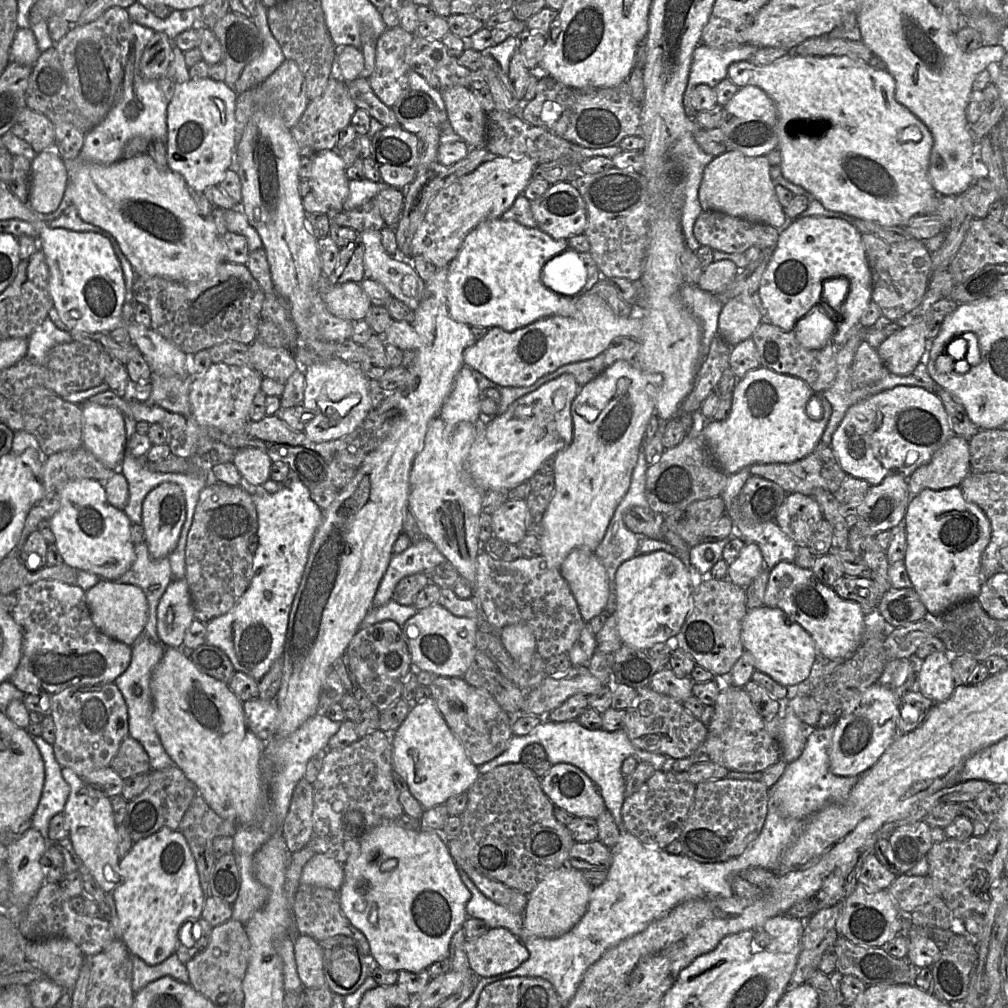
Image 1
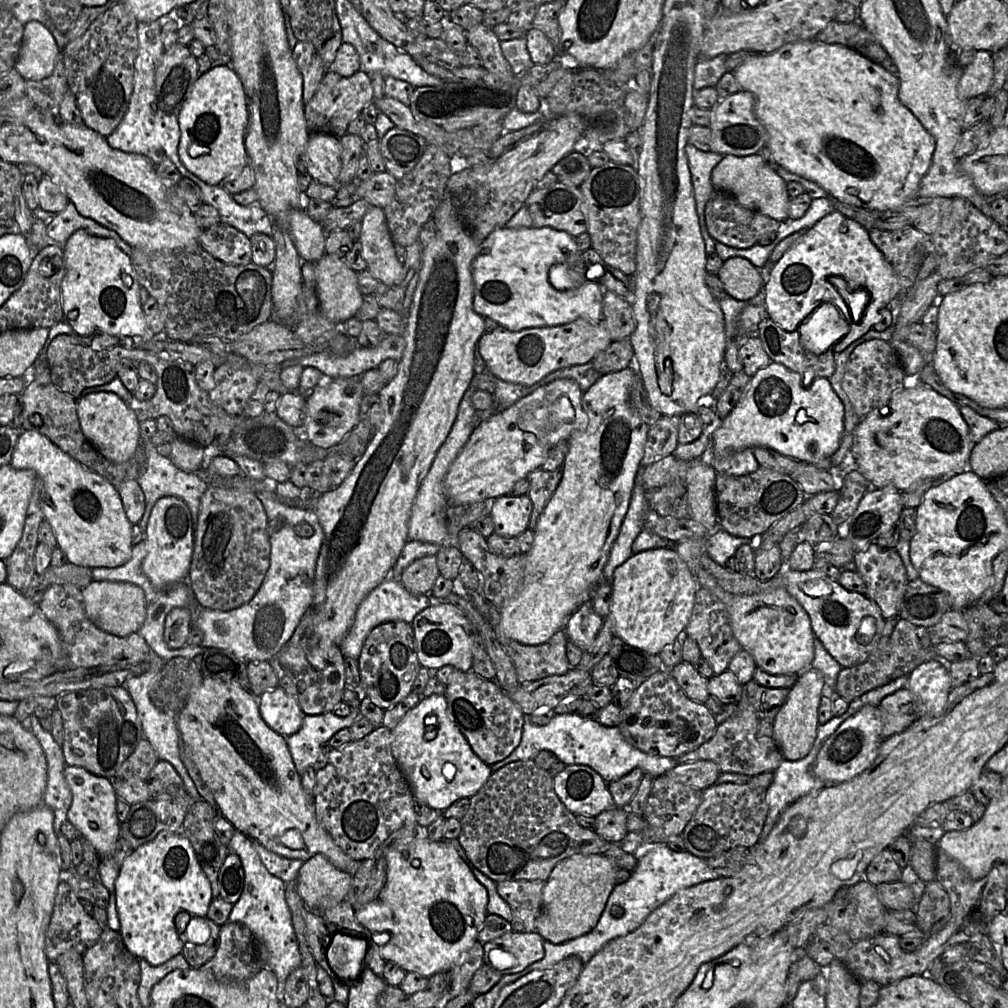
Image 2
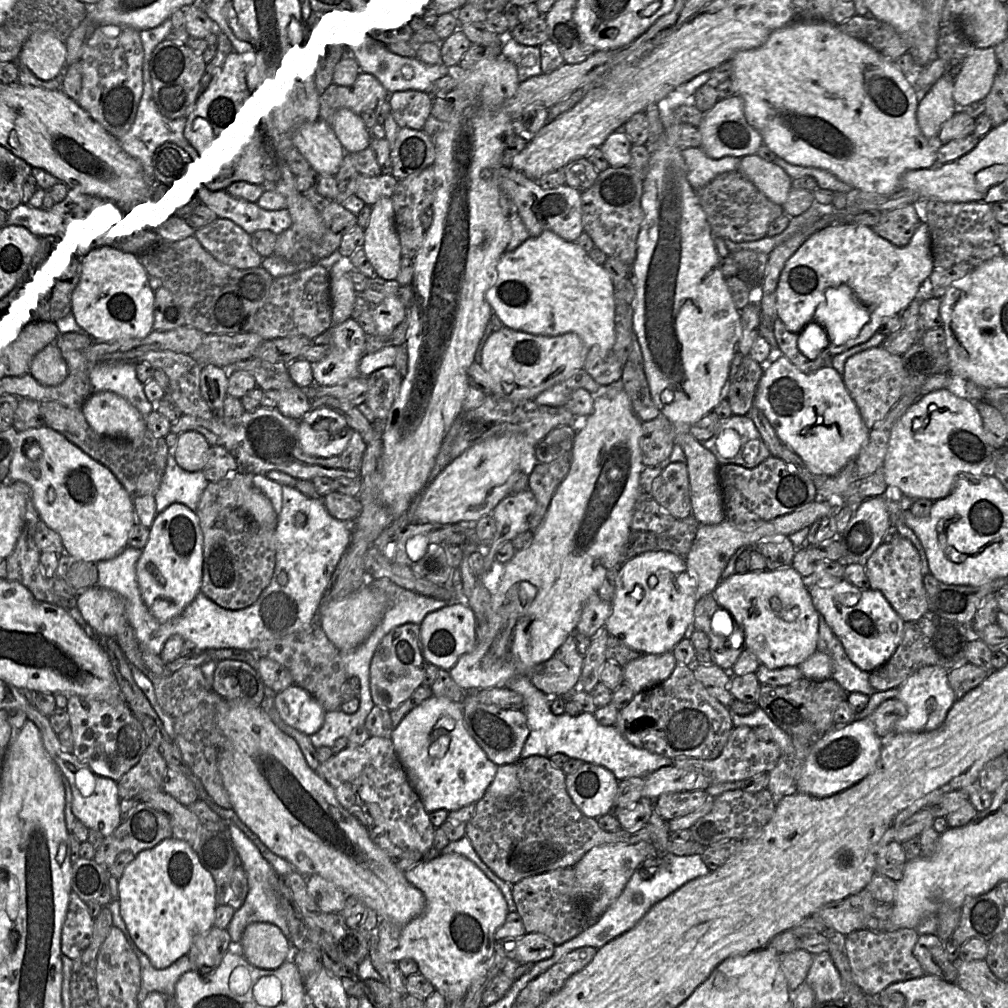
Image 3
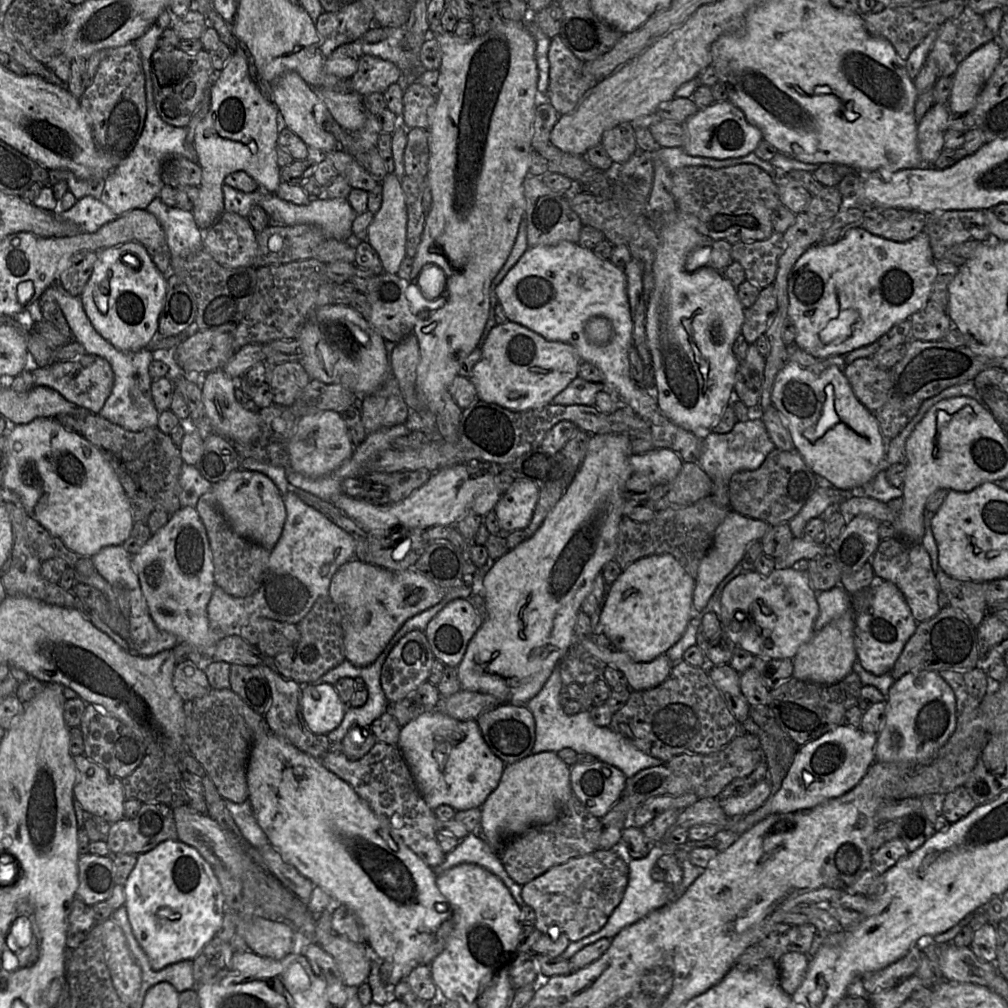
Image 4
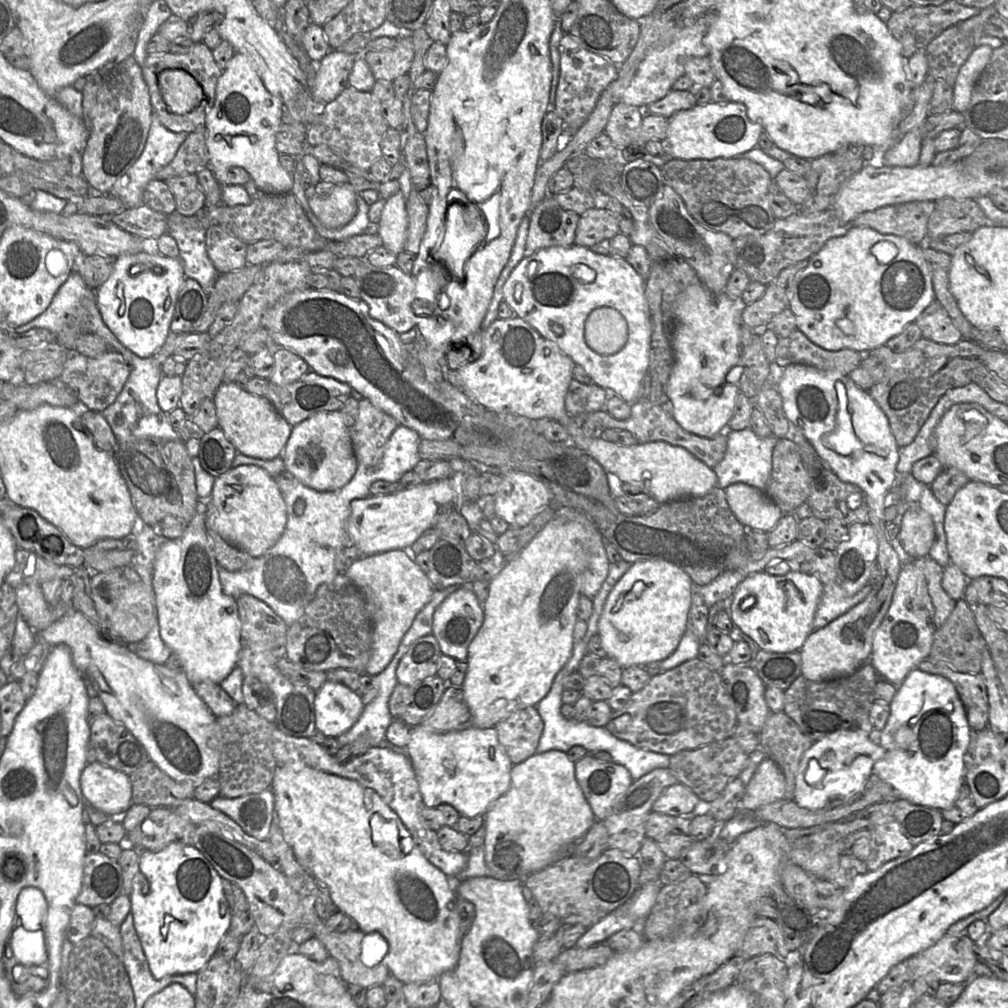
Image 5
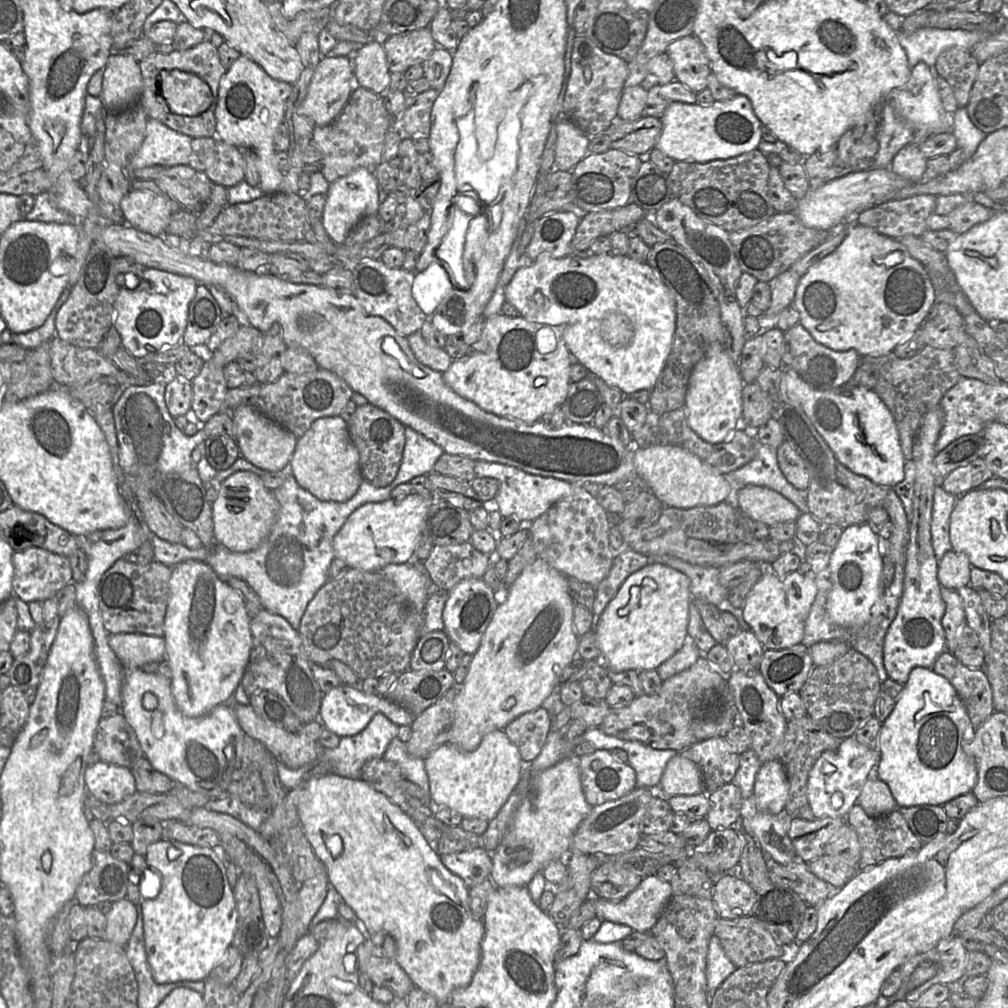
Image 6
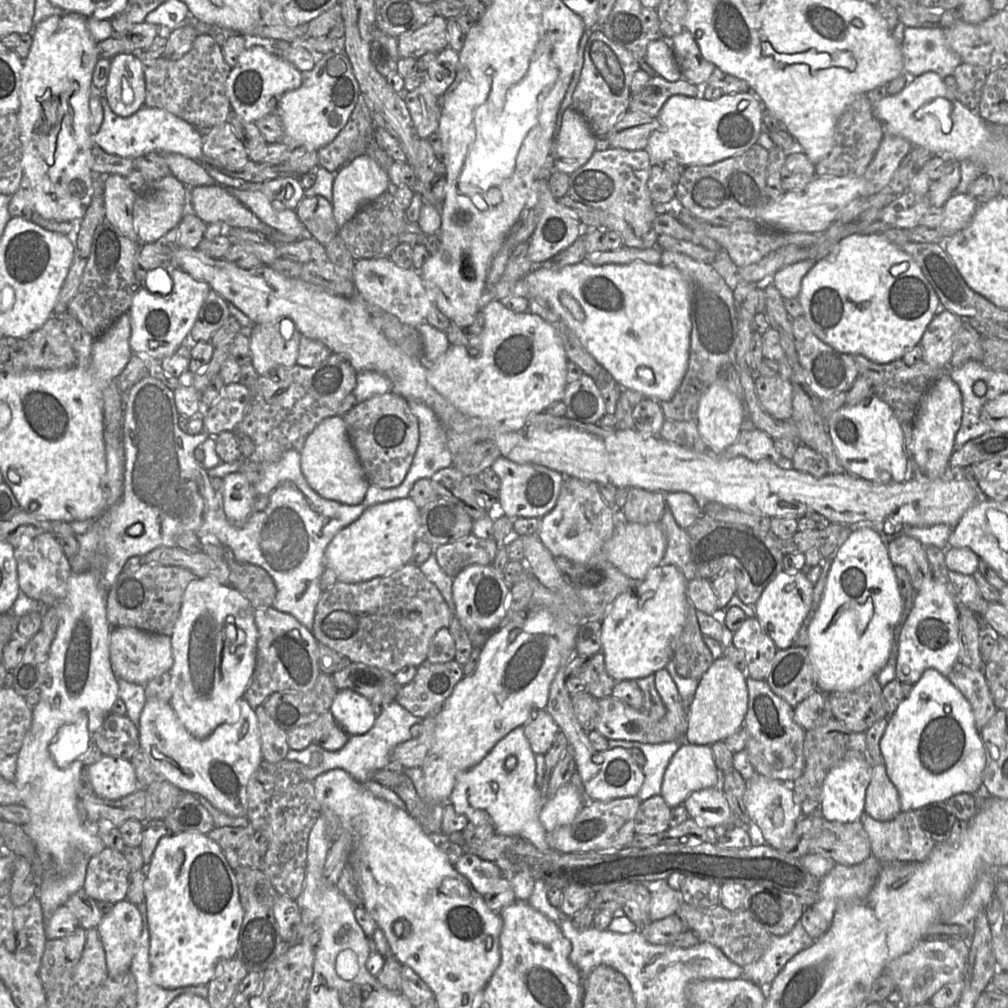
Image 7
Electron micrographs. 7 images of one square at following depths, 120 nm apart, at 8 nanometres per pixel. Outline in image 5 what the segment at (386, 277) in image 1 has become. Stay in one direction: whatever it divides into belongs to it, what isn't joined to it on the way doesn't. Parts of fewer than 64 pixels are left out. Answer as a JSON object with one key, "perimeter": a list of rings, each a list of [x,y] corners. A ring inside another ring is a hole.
{"perimeter":[[[400,190],[386,200],[380,221],[375,227],[383,247],[397,256],[404,251],[408,214],[406,200]]]}

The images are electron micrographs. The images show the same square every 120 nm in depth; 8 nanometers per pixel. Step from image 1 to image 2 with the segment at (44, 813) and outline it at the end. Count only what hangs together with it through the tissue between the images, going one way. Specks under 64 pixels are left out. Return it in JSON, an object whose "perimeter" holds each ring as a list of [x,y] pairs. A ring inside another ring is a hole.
{"perimeter":[[[34,714],[31,732],[39,741],[47,762],[47,784],[44,792],[43,805],[54,812],[53,828],[56,836],[62,834],[61,826],[67,820],[68,810],[72,803],[72,792],[65,779],[66,766],[61,746],[53,739],[51,732],[45,730],[40,719]]]}

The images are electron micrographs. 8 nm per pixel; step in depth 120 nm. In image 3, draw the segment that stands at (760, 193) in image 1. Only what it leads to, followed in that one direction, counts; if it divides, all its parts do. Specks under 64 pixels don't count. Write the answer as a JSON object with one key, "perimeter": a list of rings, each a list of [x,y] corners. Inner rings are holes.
{"perimeter":[[[752,154],[740,158],[738,172],[775,204],[786,202],[792,178],[781,167]]]}

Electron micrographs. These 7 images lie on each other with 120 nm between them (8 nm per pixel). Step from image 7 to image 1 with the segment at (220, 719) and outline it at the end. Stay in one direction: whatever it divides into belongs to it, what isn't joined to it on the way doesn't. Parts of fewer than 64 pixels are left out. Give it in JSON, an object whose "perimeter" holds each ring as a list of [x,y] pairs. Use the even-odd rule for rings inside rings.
{"perimeter":[[[164,482],[148,493],[142,504],[142,527],[145,543],[152,558],[168,558],[176,548],[186,513],[185,496],[179,485]]]}

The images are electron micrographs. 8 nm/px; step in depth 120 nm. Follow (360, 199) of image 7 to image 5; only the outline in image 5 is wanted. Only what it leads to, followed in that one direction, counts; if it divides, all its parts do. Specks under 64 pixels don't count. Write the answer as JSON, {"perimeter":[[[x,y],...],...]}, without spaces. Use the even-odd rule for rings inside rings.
{"perimeter":[[[349,183],[336,184],[331,195],[326,198],[315,194],[309,197],[309,206],[325,227],[338,229],[355,217],[358,195]]]}

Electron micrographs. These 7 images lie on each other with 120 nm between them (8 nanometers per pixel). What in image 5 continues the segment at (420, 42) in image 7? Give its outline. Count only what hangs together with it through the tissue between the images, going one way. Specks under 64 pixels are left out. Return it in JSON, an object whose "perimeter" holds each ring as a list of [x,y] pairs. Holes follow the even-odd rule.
{"perimeter":[[[399,37],[393,48],[366,51],[362,56],[368,63],[376,81],[394,81],[397,77],[408,73],[412,65],[414,58],[412,37]]]}

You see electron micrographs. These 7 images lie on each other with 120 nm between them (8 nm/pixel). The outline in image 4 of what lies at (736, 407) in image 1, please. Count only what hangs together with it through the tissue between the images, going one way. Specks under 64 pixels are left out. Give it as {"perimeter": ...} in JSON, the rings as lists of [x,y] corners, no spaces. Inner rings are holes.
{"perimeter":[[[786,362],[775,378],[771,402],[784,418],[795,449],[815,475],[824,477],[836,488],[851,490],[863,487],[879,473],[878,466],[886,453],[886,440],[876,415],[858,400],[838,366],[815,372],[797,362]]]}

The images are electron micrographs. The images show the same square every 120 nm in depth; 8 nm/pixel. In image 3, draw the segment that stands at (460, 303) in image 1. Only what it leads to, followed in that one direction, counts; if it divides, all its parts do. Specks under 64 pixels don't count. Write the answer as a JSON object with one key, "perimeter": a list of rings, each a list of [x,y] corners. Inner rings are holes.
{"perimeter":[[[545,230],[537,237],[529,237],[514,251],[506,251],[498,261],[497,278],[493,285],[487,290],[485,297],[490,304],[492,311],[501,319],[504,326],[535,335],[555,336],[573,332],[576,333],[589,348],[592,346],[599,346],[608,351],[613,349],[615,343],[616,316],[615,287],[608,271],[605,269],[604,265],[599,265],[594,262],[588,252],[585,251],[579,244],[576,242],[569,242],[553,231]]]}

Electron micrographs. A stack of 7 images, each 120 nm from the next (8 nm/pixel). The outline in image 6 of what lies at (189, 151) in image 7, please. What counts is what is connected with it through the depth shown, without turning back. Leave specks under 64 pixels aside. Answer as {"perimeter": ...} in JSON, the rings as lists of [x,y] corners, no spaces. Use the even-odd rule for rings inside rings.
{"perimeter":[[[148,118],[144,140],[140,148],[130,157],[127,174],[132,179],[131,172],[138,168],[188,164],[192,139],[154,118]]]}

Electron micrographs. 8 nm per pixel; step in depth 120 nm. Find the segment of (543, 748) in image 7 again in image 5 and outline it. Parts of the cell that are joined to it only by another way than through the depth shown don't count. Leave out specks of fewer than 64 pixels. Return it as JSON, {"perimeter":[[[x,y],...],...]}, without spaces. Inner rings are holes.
{"perimeter":[[[535,706],[516,710],[495,725],[499,742],[513,765],[536,753],[543,728],[543,720]]]}

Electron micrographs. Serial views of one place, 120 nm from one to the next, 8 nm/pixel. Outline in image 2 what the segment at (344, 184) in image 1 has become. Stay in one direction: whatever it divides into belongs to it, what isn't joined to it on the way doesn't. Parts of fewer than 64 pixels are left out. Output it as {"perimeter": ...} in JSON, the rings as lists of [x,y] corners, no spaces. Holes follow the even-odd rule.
{"perimeter":[[[328,133],[310,134],[300,156],[305,160],[312,179],[337,186],[342,167],[342,145],[338,137]]]}

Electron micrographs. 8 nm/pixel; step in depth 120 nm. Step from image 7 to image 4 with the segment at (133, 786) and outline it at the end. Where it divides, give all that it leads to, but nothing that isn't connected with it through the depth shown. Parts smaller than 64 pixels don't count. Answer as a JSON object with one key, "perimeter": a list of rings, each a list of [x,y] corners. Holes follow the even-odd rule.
{"perimeter":[[[84,755],[73,756],[77,778],[73,793],[83,810],[92,815],[100,816],[110,824],[116,823],[124,817],[124,802],[126,800],[122,780],[115,777]]]}

